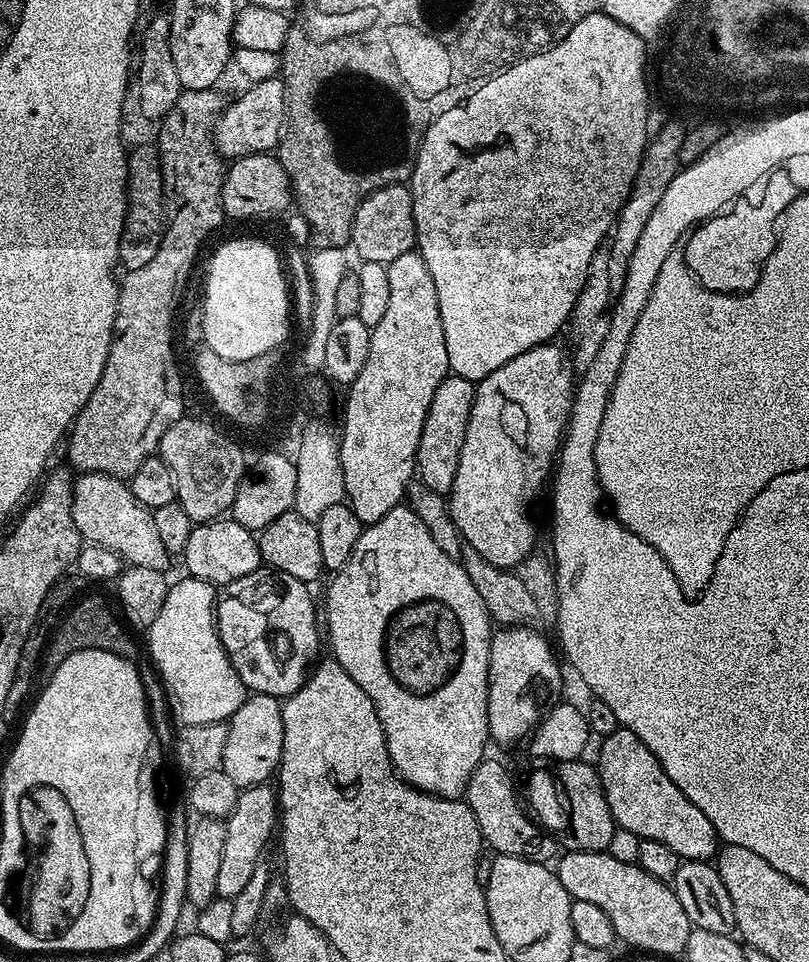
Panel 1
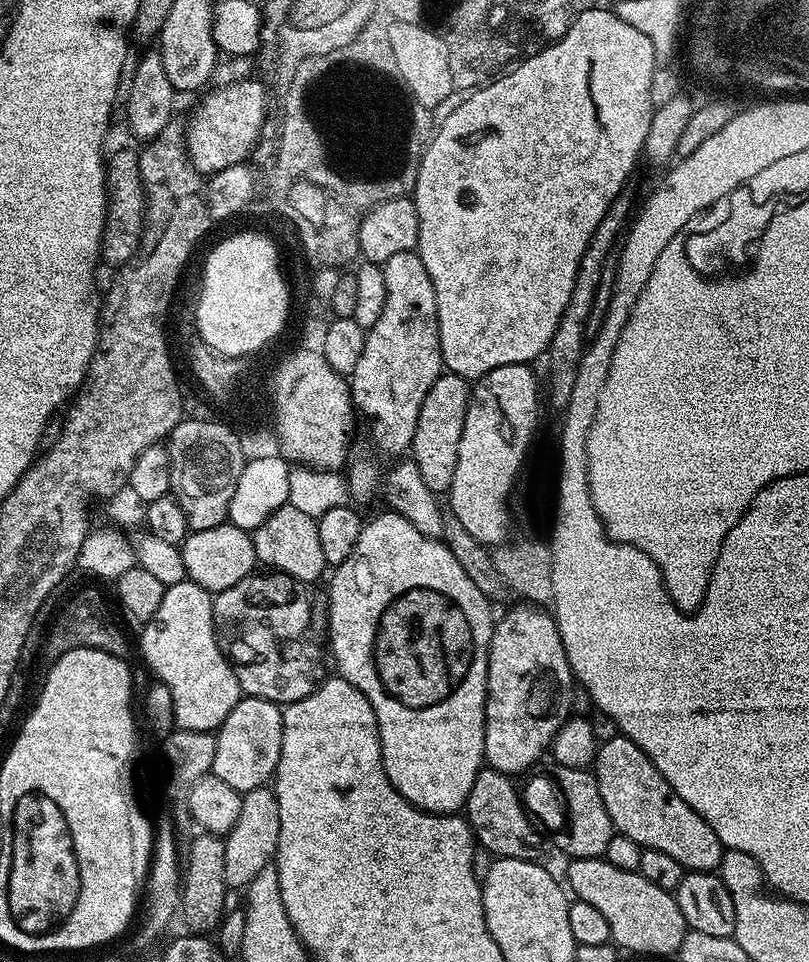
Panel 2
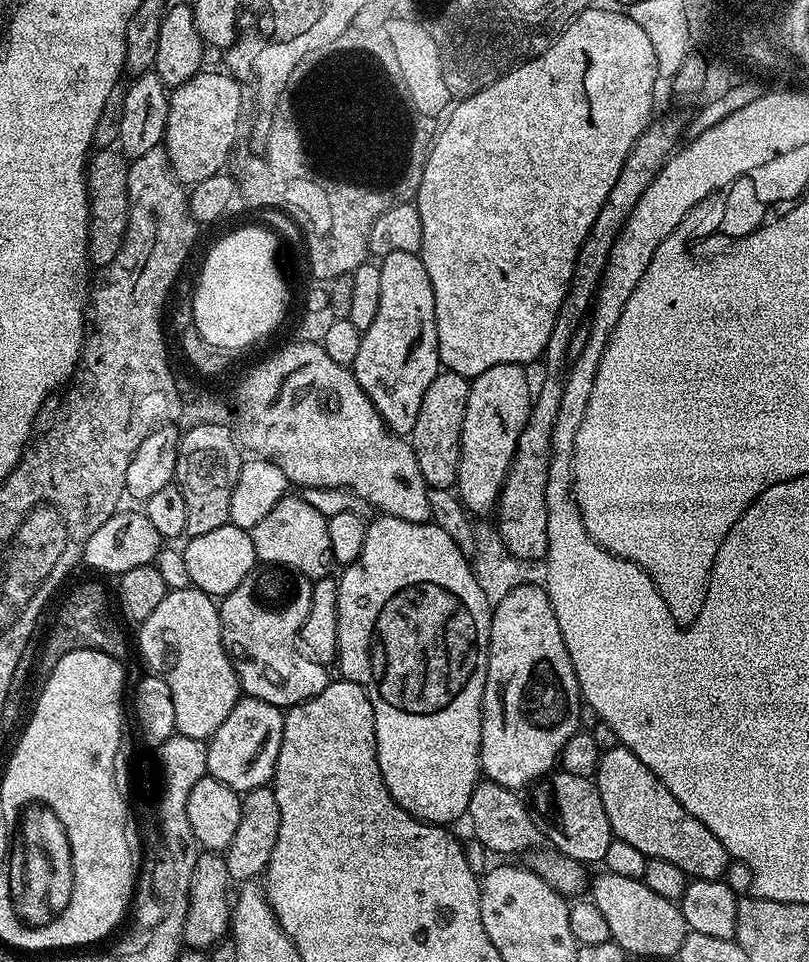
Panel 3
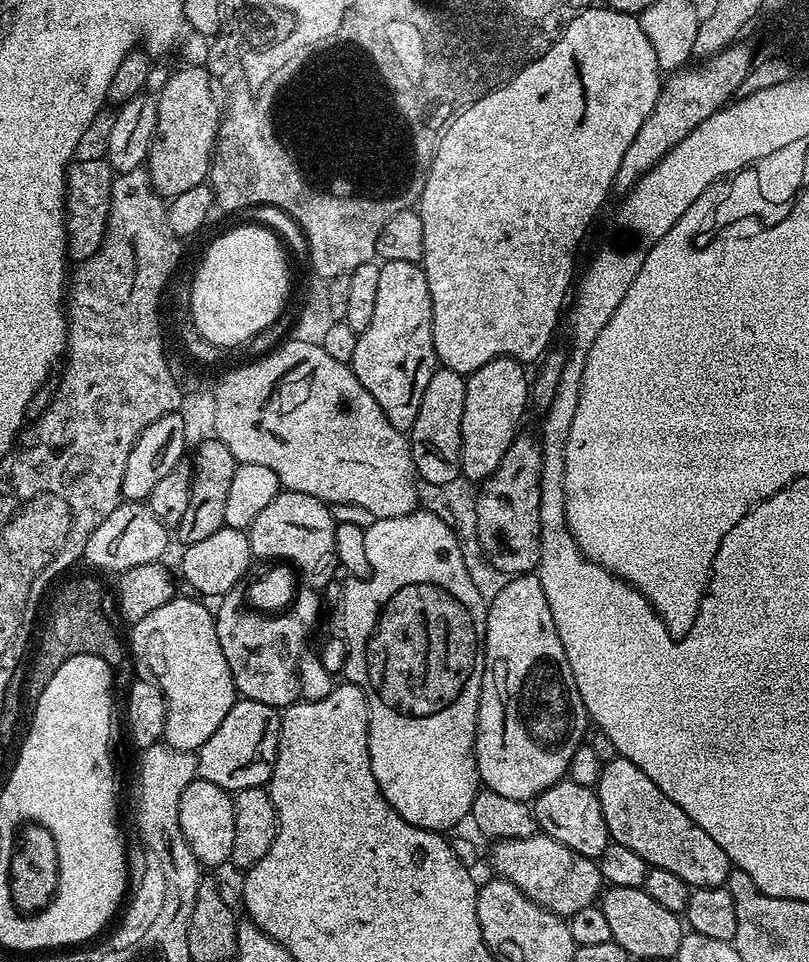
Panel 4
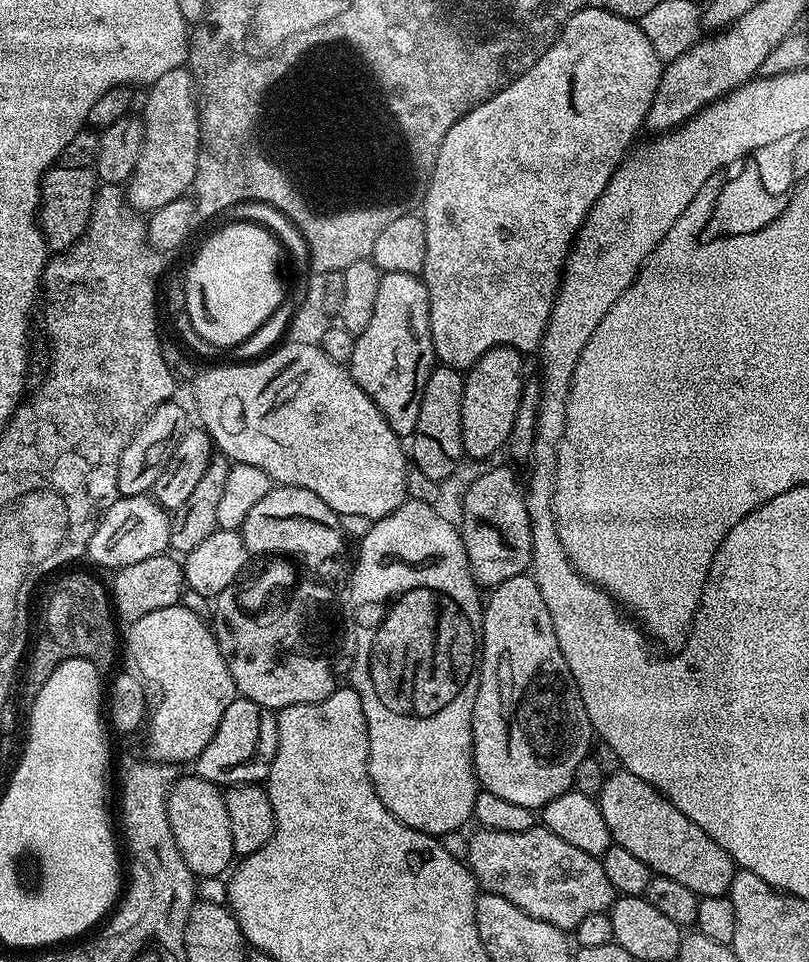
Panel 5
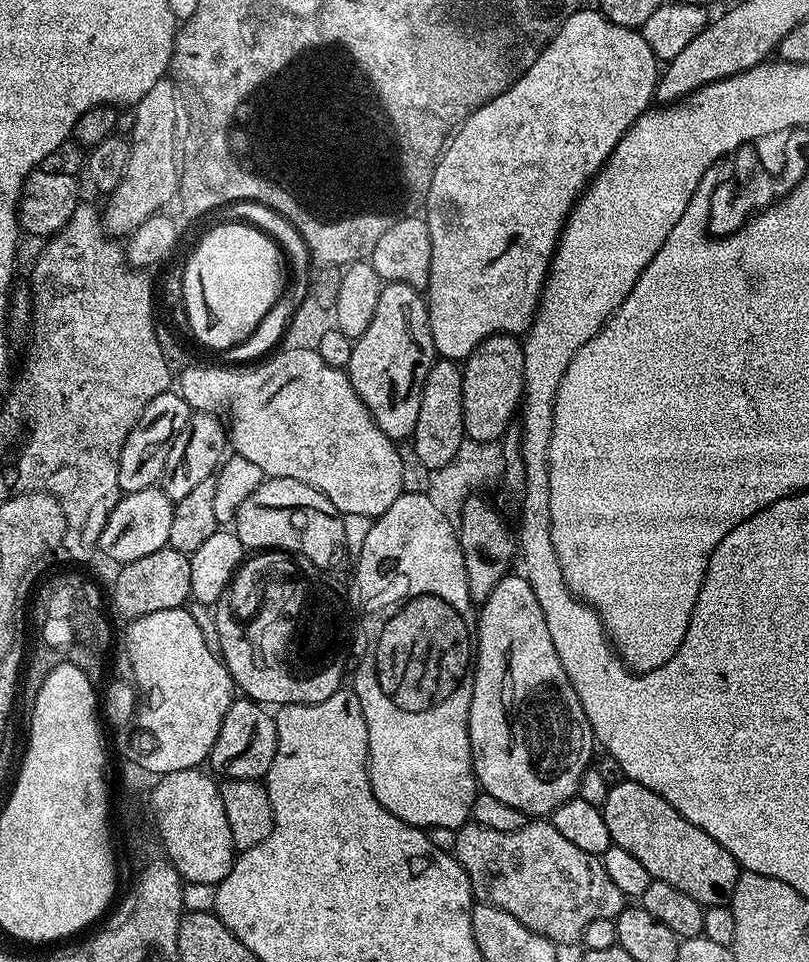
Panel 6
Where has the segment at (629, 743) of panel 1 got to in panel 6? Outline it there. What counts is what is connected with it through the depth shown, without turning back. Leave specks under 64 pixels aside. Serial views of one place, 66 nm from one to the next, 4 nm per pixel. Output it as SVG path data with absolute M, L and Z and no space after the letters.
M626 778L609 787L602 811L612 843L634 854L634 858L638 858L638 862L650 870L652 879L682 890L705 908L722 906L731 901L742 871L740 865L730 850L718 846L718 842L710 838L706 830L698 830L694 822L682 818L682 814L678 814L678 810L674 810L666 798Z

